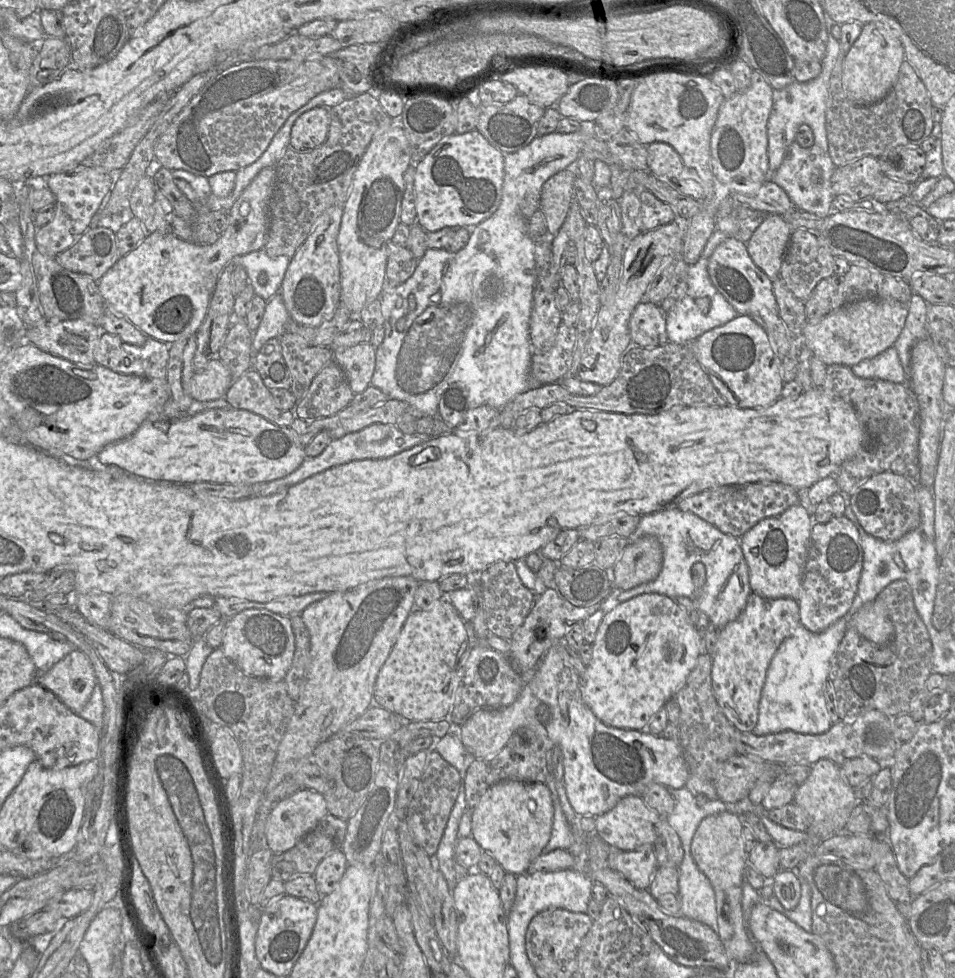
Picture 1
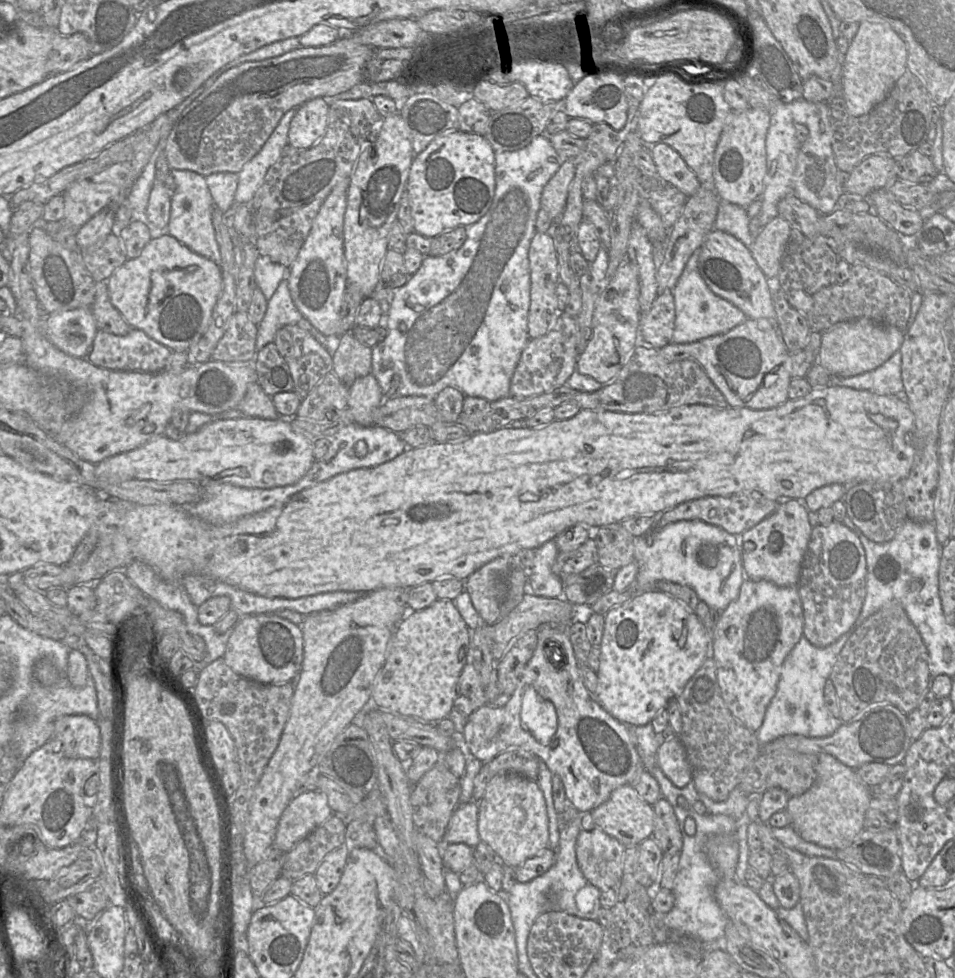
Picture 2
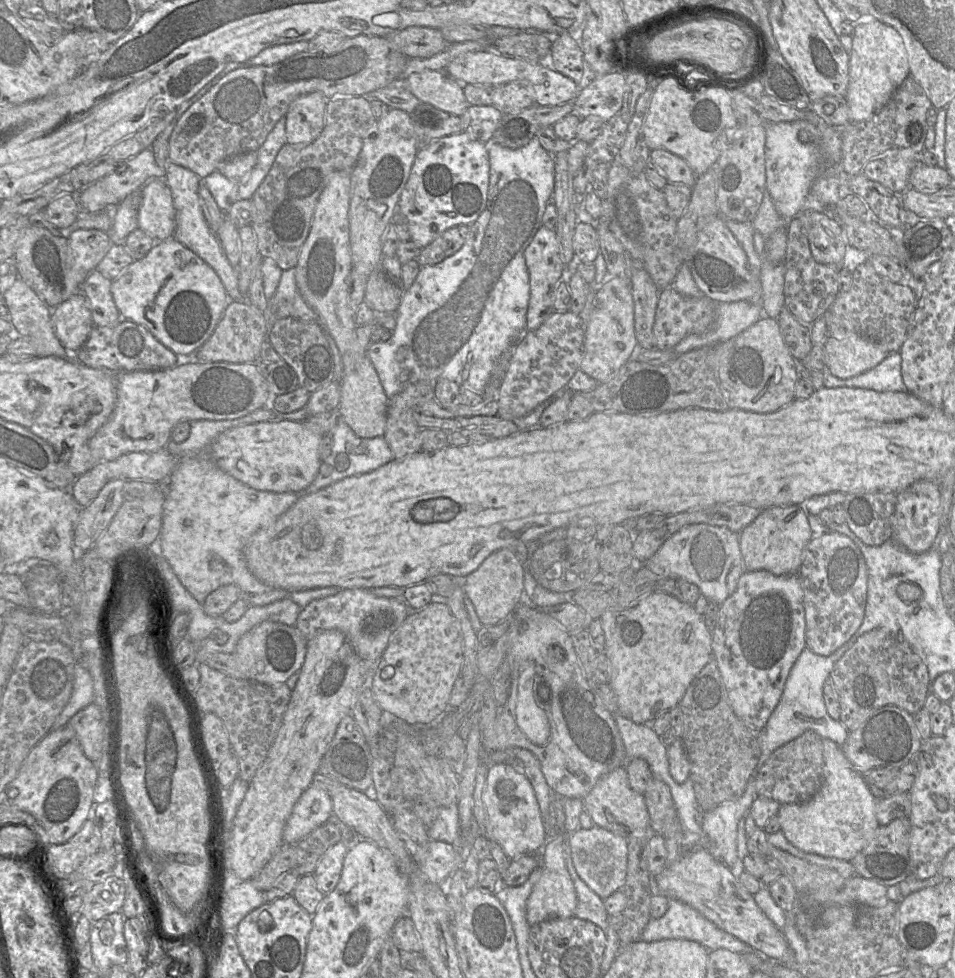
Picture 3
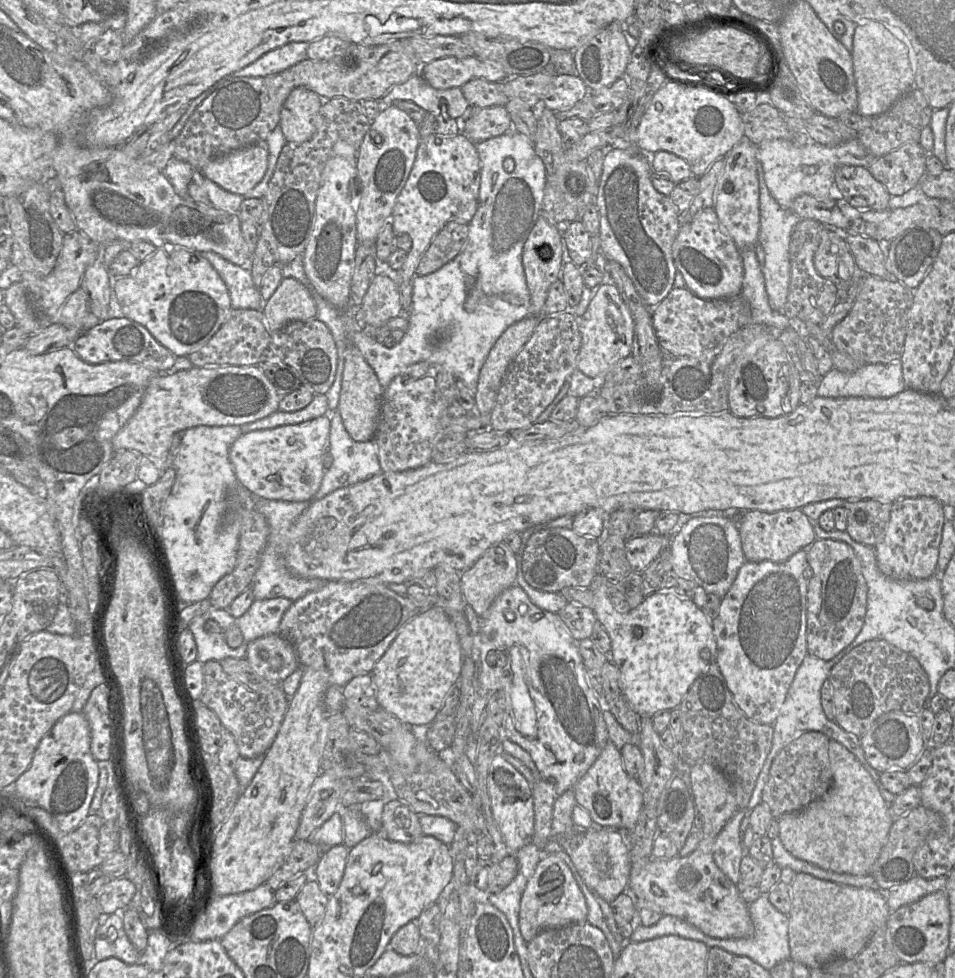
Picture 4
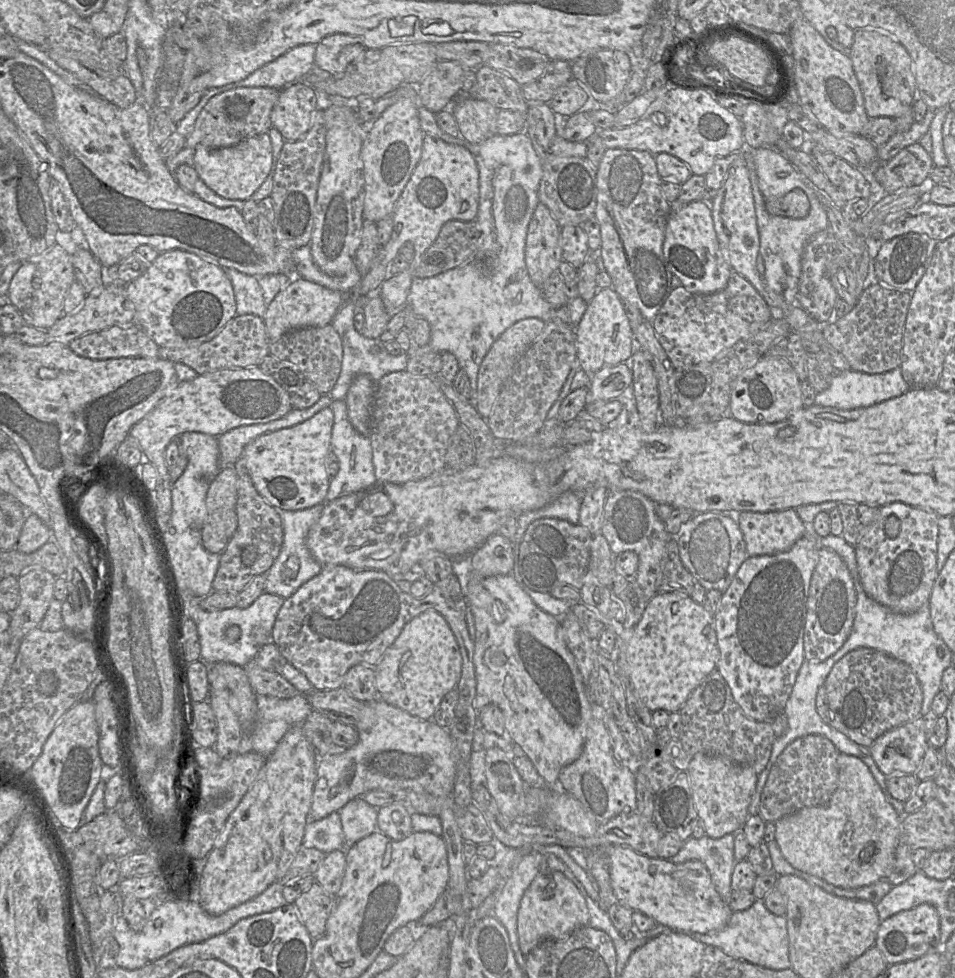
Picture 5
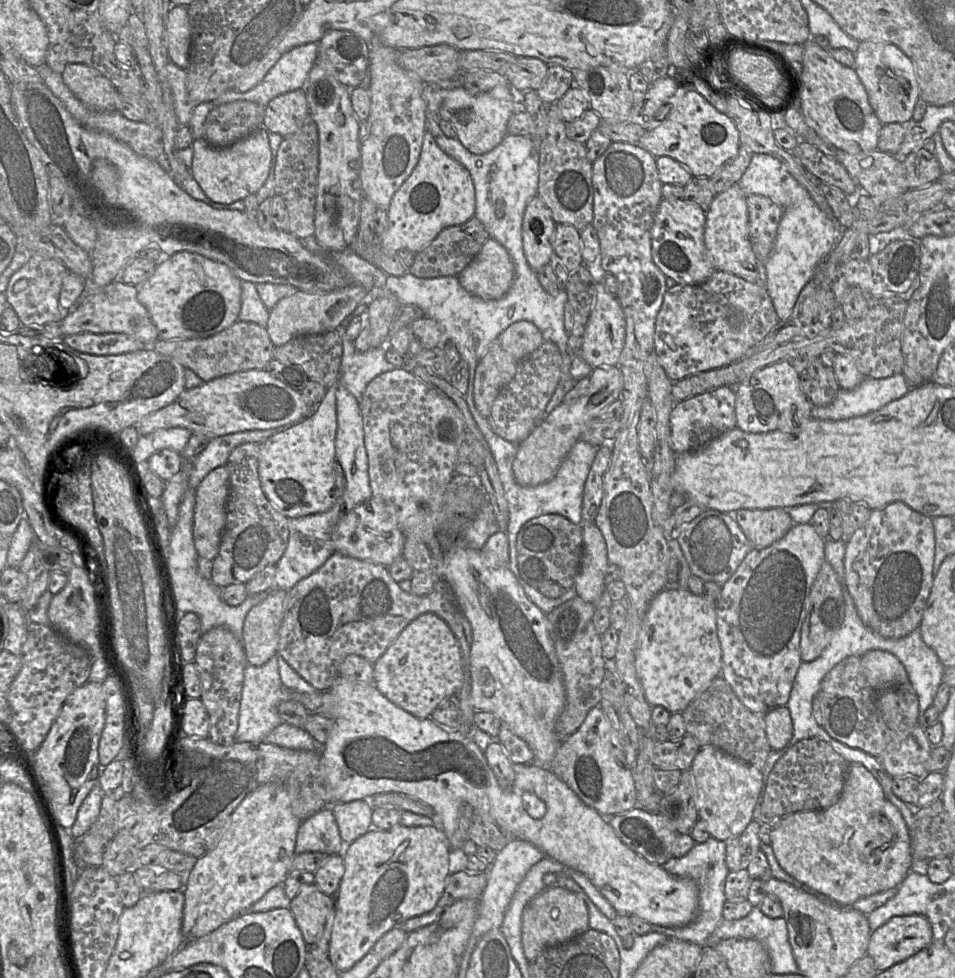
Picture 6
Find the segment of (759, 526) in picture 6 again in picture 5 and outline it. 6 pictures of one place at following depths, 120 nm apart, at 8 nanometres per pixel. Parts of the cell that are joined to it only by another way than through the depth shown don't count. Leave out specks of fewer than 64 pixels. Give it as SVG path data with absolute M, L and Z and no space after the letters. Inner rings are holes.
M792 508L772 512L742 511L738 526L749 556L784 552L812 532L799 518L796 509Z

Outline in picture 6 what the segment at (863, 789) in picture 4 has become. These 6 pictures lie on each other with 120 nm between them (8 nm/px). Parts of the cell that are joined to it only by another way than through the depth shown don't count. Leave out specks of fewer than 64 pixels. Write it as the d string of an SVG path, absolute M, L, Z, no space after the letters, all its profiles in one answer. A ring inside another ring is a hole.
M858 762L849 764L842 793L834 804L825 809L799 811L783 817L781 821L774 828L772 828L771 847L779 865L787 874L843 906L851 906L854 902L861 898L898 887L911 871L911 865L913 862L910 832L902 814L897 807L886 798L880 783L876 780L872 773L867 770L864 765Z

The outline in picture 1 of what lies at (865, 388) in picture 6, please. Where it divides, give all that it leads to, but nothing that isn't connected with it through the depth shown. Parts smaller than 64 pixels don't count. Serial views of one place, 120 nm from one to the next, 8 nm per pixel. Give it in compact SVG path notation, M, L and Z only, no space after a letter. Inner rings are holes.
M889 347L874 358L863 360L851 367L854 375L865 379L881 379L892 383L906 384L905 372L897 350Z

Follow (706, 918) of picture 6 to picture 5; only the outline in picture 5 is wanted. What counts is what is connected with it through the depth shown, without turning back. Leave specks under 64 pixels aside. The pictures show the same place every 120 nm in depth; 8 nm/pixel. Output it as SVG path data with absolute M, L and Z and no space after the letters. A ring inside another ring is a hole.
M706 834L702 838L690 837L680 851L671 859L675 864L690 860L699 860L707 867L712 883L723 901L727 904L733 892L731 879L736 864L734 857L735 834L726 834L721 838L713 839Z

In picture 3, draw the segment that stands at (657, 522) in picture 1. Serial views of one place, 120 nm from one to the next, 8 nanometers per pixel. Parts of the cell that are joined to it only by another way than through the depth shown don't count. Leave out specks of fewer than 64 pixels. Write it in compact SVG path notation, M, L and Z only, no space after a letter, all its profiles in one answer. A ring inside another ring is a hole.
M704 523L681 528L643 566L660 576L682 578L694 583L709 601L718 604L722 604L735 591L740 576L746 571L739 534L726 527Z

